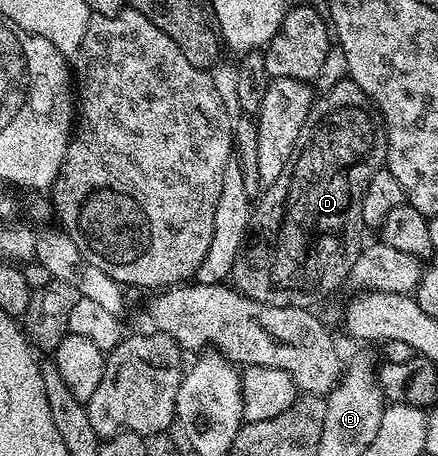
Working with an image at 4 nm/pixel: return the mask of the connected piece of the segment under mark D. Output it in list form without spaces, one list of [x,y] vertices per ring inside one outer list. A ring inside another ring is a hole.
[[[343,79],[334,85],[331,93],[326,93],[315,100],[314,105],[310,109],[309,123],[300,131],[300,139],[296,139],[296,147],[292,159],[288,163],[288,167],[284,167],[284,171],[280,175],[280,179],[276,179],[273,185],[269,186],[261,194],[262,202],[257,202],[256,208],[252,213],[252,236],[249,238],[248,244],[243,252],[238,254],[234,260],[234,270],[230,273],[229,280],[235,289],[242,295],[250,297],[252,300],[259,301],[260,304],[268,304],[272,307],[296,307],[310,309],[314,307],[317,301],[322,301],[329,295],[333,289],[338,289],[349,278],[350,273],[354,270],[354,264],[359,253],[364,248],[364,226],[356,225],[356,219],[362,219],[362,200],[364,199],[364,191],[368,187],[368,179],[372,179],[372,175],[376,175],[376,171],[383,168],[386,163],[386,127],[382,124],[382,115],[374,108],[373,101],[368,95],[364,95],[364,91],[356,84],[355,81]]]

